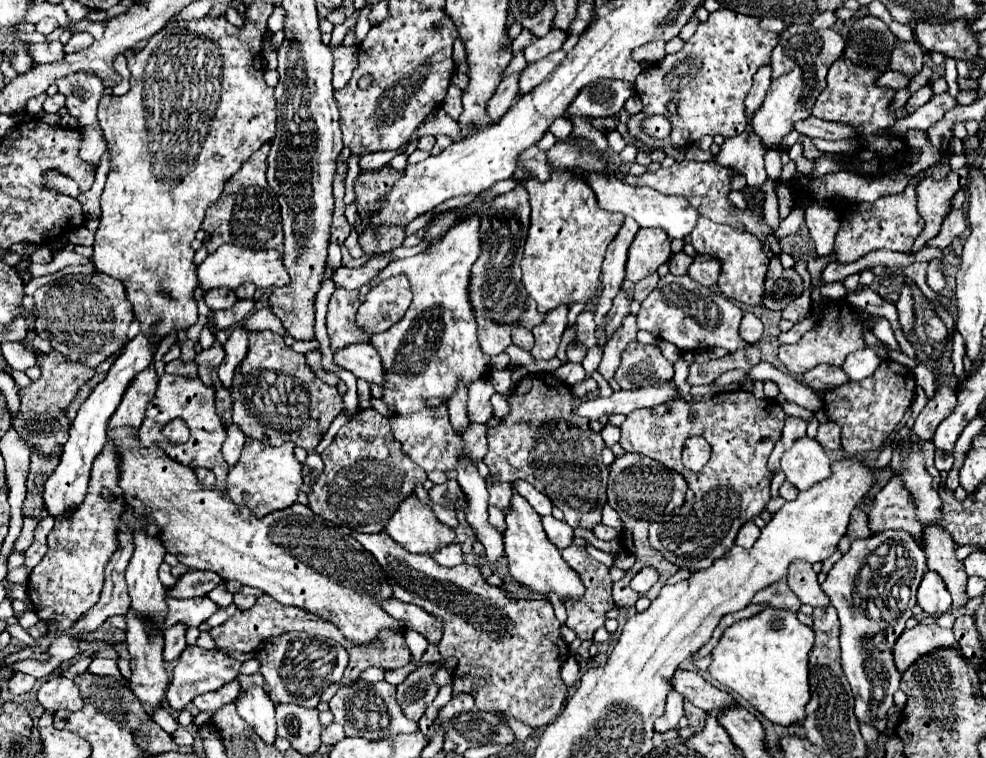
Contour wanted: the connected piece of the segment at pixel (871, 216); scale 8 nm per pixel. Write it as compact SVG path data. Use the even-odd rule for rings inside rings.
M910 182L904 192L882 196L876 202L860 202L852 206L852 212L846 206L836 206L842 212L842 228L836 236L834 250L838 254L838 260L848 264L858 260L860 256L876 250L876 248L888 248L898 252L908 252L912 248L912 242L918 238L918 234L924 228L924 220L920 218L916 210L916 188L914 182Z

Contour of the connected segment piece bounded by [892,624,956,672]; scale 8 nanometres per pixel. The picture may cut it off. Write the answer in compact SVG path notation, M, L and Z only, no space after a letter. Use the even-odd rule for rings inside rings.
M916 624L912 630L904 630L894 644L892 656L898 672L904 672L918 656L932 652L940 646L956 646L956 638L950 630L938 624Z

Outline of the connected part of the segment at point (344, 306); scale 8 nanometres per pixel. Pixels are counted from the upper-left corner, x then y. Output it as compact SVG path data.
M336 288L332 294L328 304L328 336L332 340L332 350L370 340L370 334L362 332L354 322L358 306L360 300L356 290Z

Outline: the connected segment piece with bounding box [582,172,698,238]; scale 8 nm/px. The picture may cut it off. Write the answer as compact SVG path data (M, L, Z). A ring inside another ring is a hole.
M586 172L586 176L582 176L582 178L594 190L600 208L604 208L608 212L620 212L624 216L632 216L644 228L658 226L658 228L664 228L664 232L670 238L684 238L696 226L698 212L688 204L688 200L684 200L680 196L666 196L666 194L656 192L654 188L648 188L648 186L630 186L624 180L616 178L614 174L602 176L596 172Z

